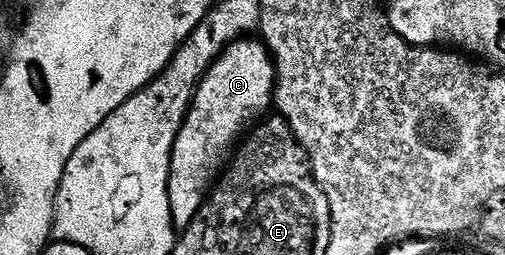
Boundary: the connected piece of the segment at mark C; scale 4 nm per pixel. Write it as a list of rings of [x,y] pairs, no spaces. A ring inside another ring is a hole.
[[[243,38],[228,45],[198,81],[194,99],[190,101],[170,155],[168,198],[170,212],[179,229],[186,229],[206,203],[212,185],[224,171],[222,155],[235,147],[236,141],[247,131],[246,124],[253,125],[269,104],[271,107],[275,87],[272,53],[258,38]]]

